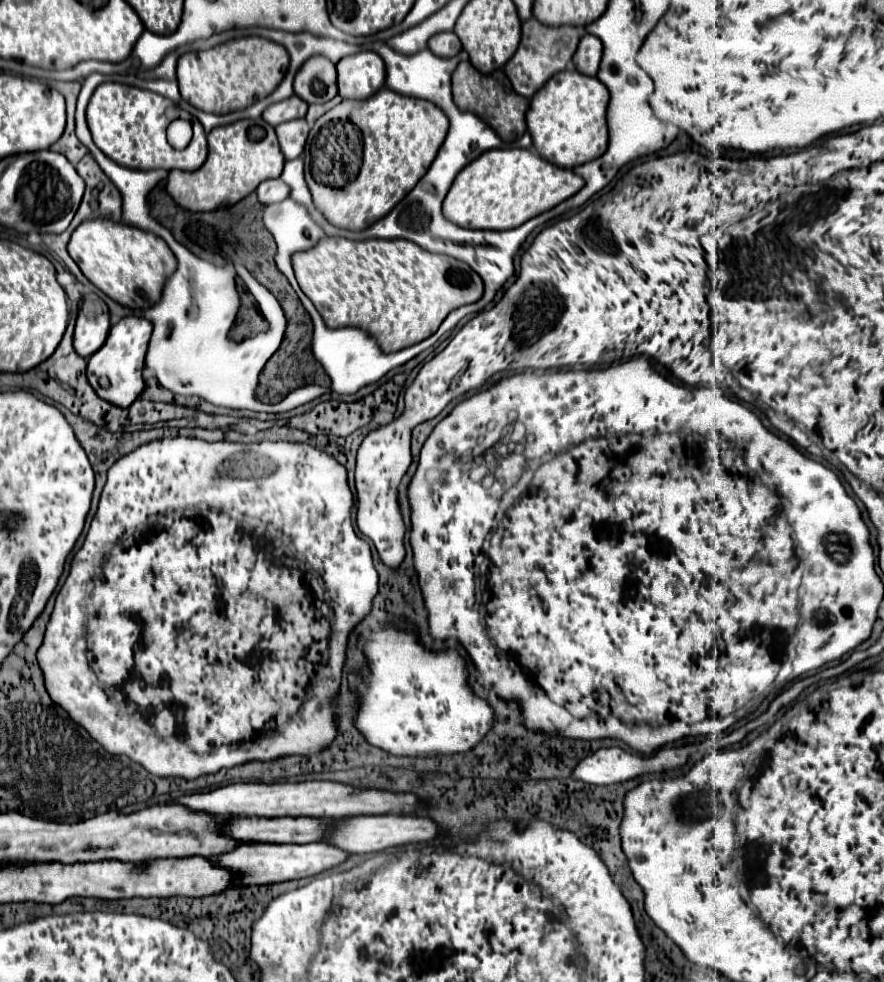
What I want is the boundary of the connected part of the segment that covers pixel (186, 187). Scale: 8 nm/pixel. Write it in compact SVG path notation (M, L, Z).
M241 119L231 125L215 127L209 135L209 157L197 171L169 171L167 193L177 205L189 211L213 211L217 207L235 205L265 179L281 175L285 157L279 149L275 129L259 119Z

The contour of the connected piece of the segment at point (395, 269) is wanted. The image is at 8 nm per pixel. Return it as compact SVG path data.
M323 237L315 247L295 253L291 263L301 291L313 301L327 327L365 329L367 333L373 333L385 353L399 351L427 339L435 333L435 329L439 329L443 317L447 317L453 309L475 303L483 295L483 281L467 263L449 255L423 251L417 243L407 239L351 241L345 237Z

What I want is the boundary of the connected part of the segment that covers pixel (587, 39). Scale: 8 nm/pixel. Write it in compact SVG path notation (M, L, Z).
M585 33L581 37L581 41L579 41L579 47L577 47L577 53L573 57L573 63L575 63L579 73L595 77L597 69L599 69L599 63L601 63L601 55L603 55L601 41L595 35Z

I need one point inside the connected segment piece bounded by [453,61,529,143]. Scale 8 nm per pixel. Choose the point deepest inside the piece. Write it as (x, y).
(504, 110)

